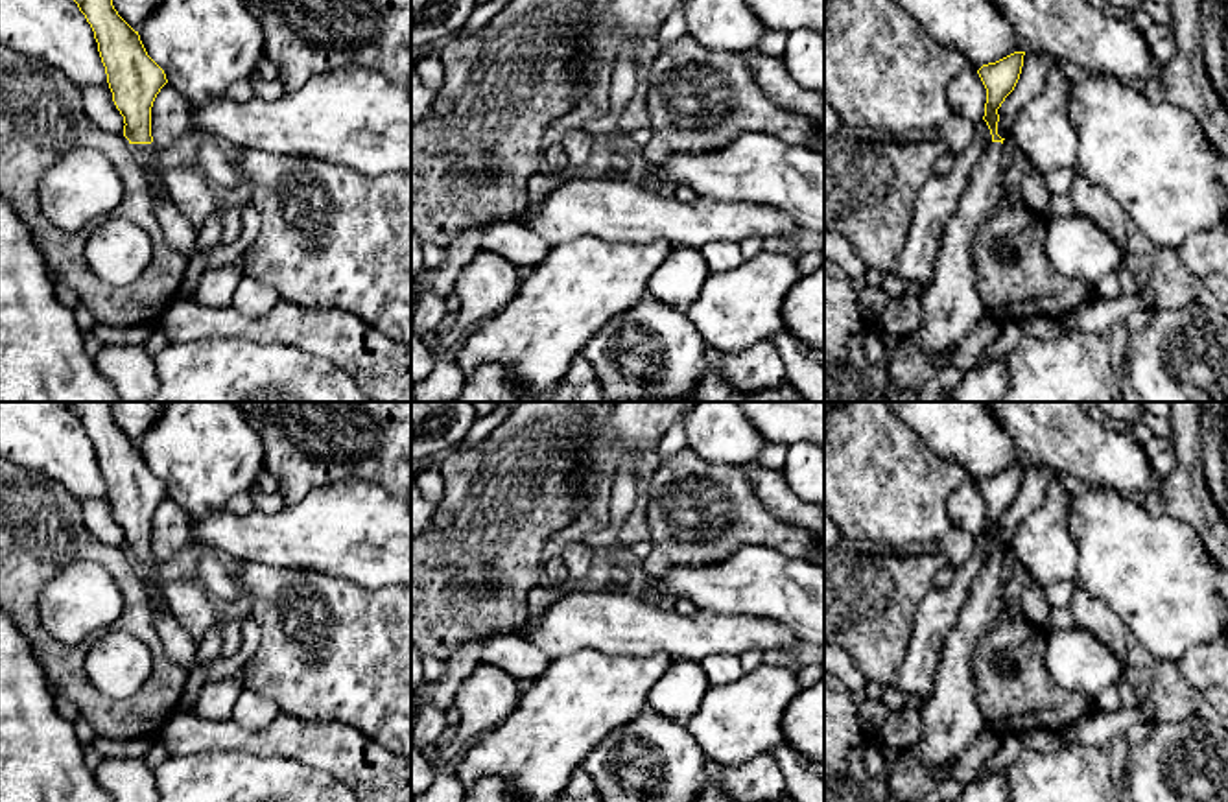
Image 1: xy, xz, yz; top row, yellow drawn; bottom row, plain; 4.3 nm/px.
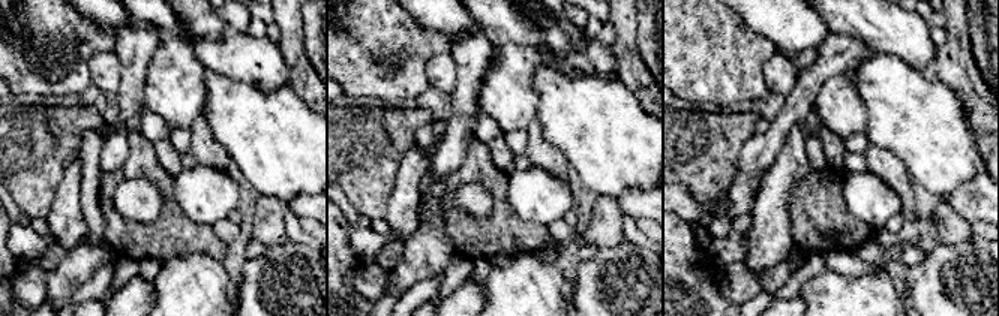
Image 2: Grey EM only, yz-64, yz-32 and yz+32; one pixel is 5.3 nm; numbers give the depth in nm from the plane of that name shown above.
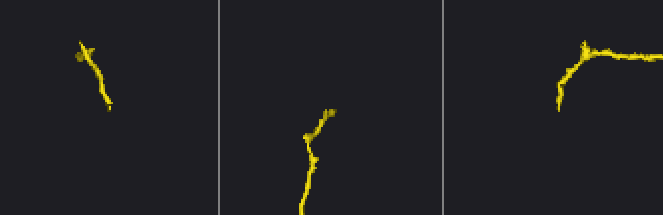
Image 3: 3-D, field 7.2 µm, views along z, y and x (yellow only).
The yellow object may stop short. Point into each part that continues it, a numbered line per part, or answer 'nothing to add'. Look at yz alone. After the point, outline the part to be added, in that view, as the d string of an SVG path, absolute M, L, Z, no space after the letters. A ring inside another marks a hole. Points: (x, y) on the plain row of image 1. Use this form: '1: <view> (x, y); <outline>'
1: yz (950, 719); M990 555L972 581L955 625L946 634L933 693L920 706L916 754L924 765L944 765L983 732L975 701L974 656L1001 614L1003 557Z

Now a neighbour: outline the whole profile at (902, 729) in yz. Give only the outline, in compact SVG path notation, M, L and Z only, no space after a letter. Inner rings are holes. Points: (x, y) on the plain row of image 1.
M905 704L900 712L892 712L892 715L885 721L881 728L881 741L894 749L903 750L915 745L922 734L922 717L920 708L915 704Z

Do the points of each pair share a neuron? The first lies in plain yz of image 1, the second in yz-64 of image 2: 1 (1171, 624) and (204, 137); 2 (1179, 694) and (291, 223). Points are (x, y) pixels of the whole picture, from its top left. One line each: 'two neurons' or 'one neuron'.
1: two neurons
2: two neurons

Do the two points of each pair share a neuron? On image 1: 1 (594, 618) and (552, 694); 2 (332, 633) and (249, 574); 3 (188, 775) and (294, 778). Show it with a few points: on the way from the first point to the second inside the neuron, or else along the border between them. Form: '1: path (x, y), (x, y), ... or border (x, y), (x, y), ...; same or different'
1: border (620, 653), (574, 649), (552, 660); different
2: path (312, 625), (270, 587); same
3: path (214, 778), (268, 778); same

